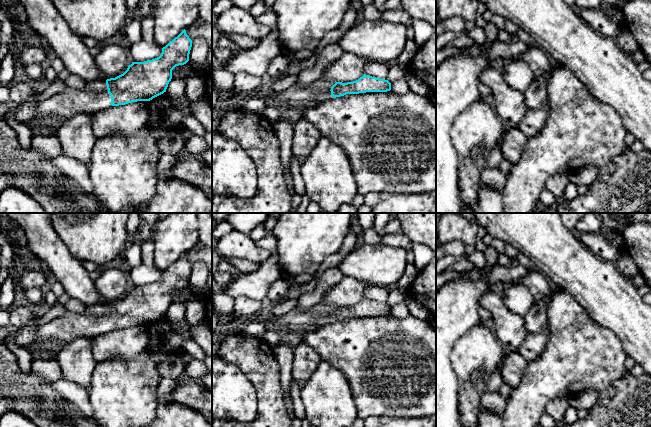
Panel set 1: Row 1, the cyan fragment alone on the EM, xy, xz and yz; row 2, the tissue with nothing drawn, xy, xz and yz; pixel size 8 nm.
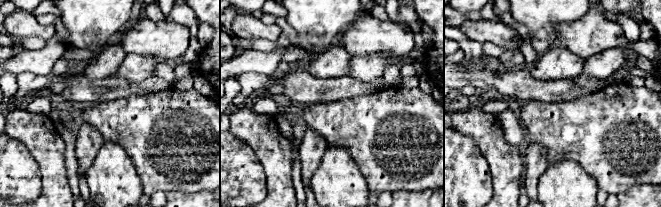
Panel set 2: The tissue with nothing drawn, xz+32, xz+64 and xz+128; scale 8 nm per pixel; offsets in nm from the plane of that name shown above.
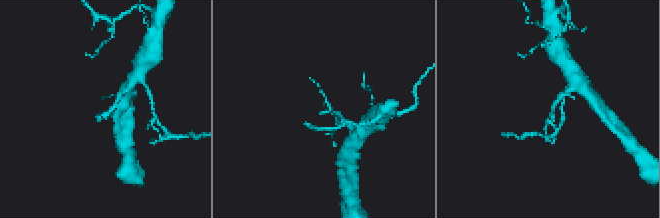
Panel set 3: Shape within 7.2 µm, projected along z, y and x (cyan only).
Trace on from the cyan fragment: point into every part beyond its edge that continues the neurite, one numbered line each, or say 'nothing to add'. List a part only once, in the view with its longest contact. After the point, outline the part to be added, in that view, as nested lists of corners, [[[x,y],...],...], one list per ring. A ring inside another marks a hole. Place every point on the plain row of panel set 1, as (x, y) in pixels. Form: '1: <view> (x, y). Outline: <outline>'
1: xy (94, 321). Outline: [[[103,303],[87,306],[83,312],[67,310],[62,316],[38,328],[32,325],[20,327],[14,336],[14,341],[26,349],[48,340],[70,343],[78,337],[92,339],[113,331],[110,328],[111,324],[106,304]]]

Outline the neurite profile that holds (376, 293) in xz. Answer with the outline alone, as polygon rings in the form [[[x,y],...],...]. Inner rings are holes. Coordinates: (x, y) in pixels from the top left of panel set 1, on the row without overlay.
[[[370,285],[364,291],[364,298],[388,304],[388,290],[384,286]]]

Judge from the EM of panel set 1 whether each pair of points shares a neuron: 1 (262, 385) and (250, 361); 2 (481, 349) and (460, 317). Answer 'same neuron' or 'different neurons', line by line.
1: same neuron
2: different neurons

